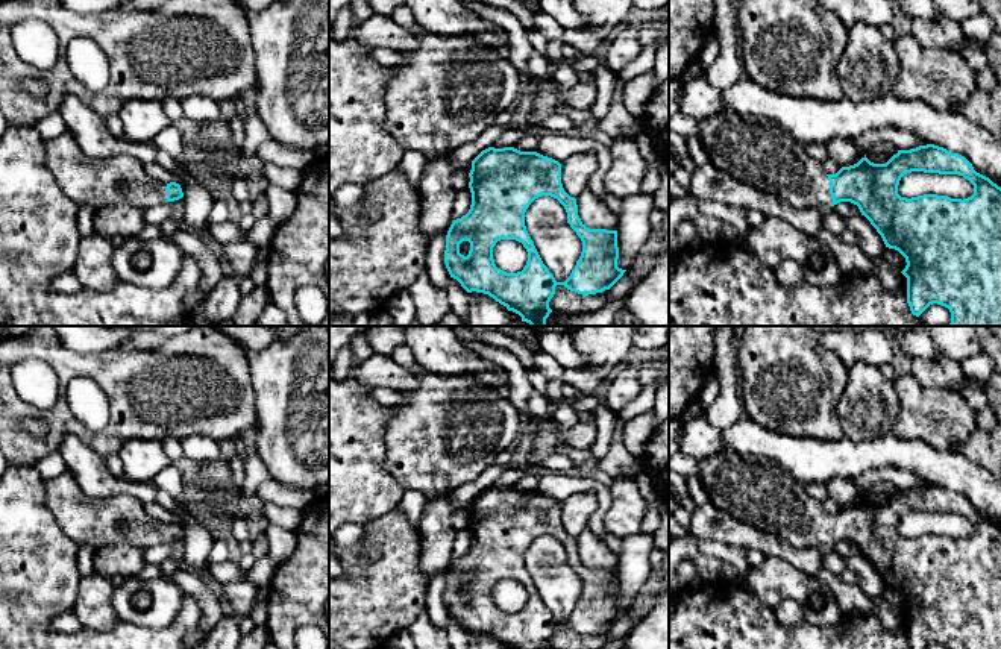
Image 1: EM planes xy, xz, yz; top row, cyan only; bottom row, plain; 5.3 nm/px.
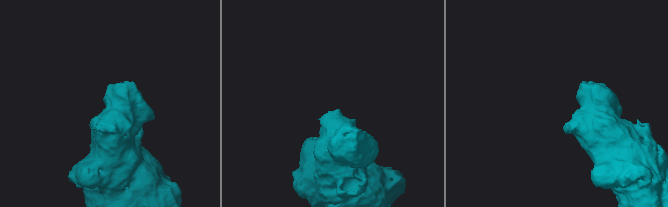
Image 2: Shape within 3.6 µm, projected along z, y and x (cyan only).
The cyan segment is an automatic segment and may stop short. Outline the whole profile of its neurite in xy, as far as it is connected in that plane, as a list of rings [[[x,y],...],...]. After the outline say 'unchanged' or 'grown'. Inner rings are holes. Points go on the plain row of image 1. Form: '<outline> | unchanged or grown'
[[[68,470],[44,484],[49,509],[79,547],[91,546],[97,552],[112,544],[129,544],[146,550],[184,537],[179,523],[153,519],[133,496],[118,494],[105,500],[86,496]]] | grown

